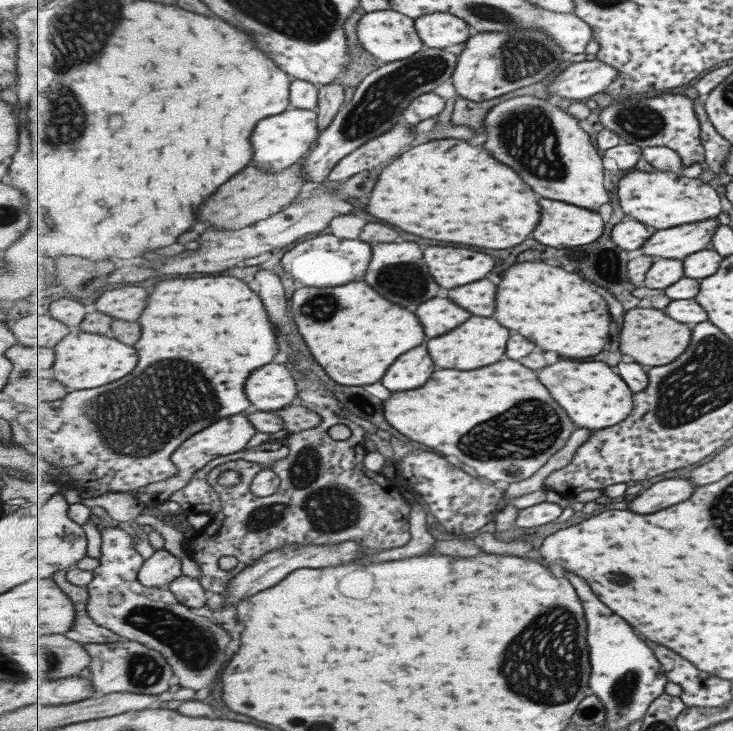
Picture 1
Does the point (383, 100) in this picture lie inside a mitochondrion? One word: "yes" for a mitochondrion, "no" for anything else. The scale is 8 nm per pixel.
yes

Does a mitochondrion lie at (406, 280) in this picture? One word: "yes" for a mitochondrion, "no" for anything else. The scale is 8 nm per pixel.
yes

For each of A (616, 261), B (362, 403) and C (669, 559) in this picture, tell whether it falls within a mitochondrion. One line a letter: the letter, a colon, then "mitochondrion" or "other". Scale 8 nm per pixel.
A: mitochondrion
B: mitochondrion
C: other

